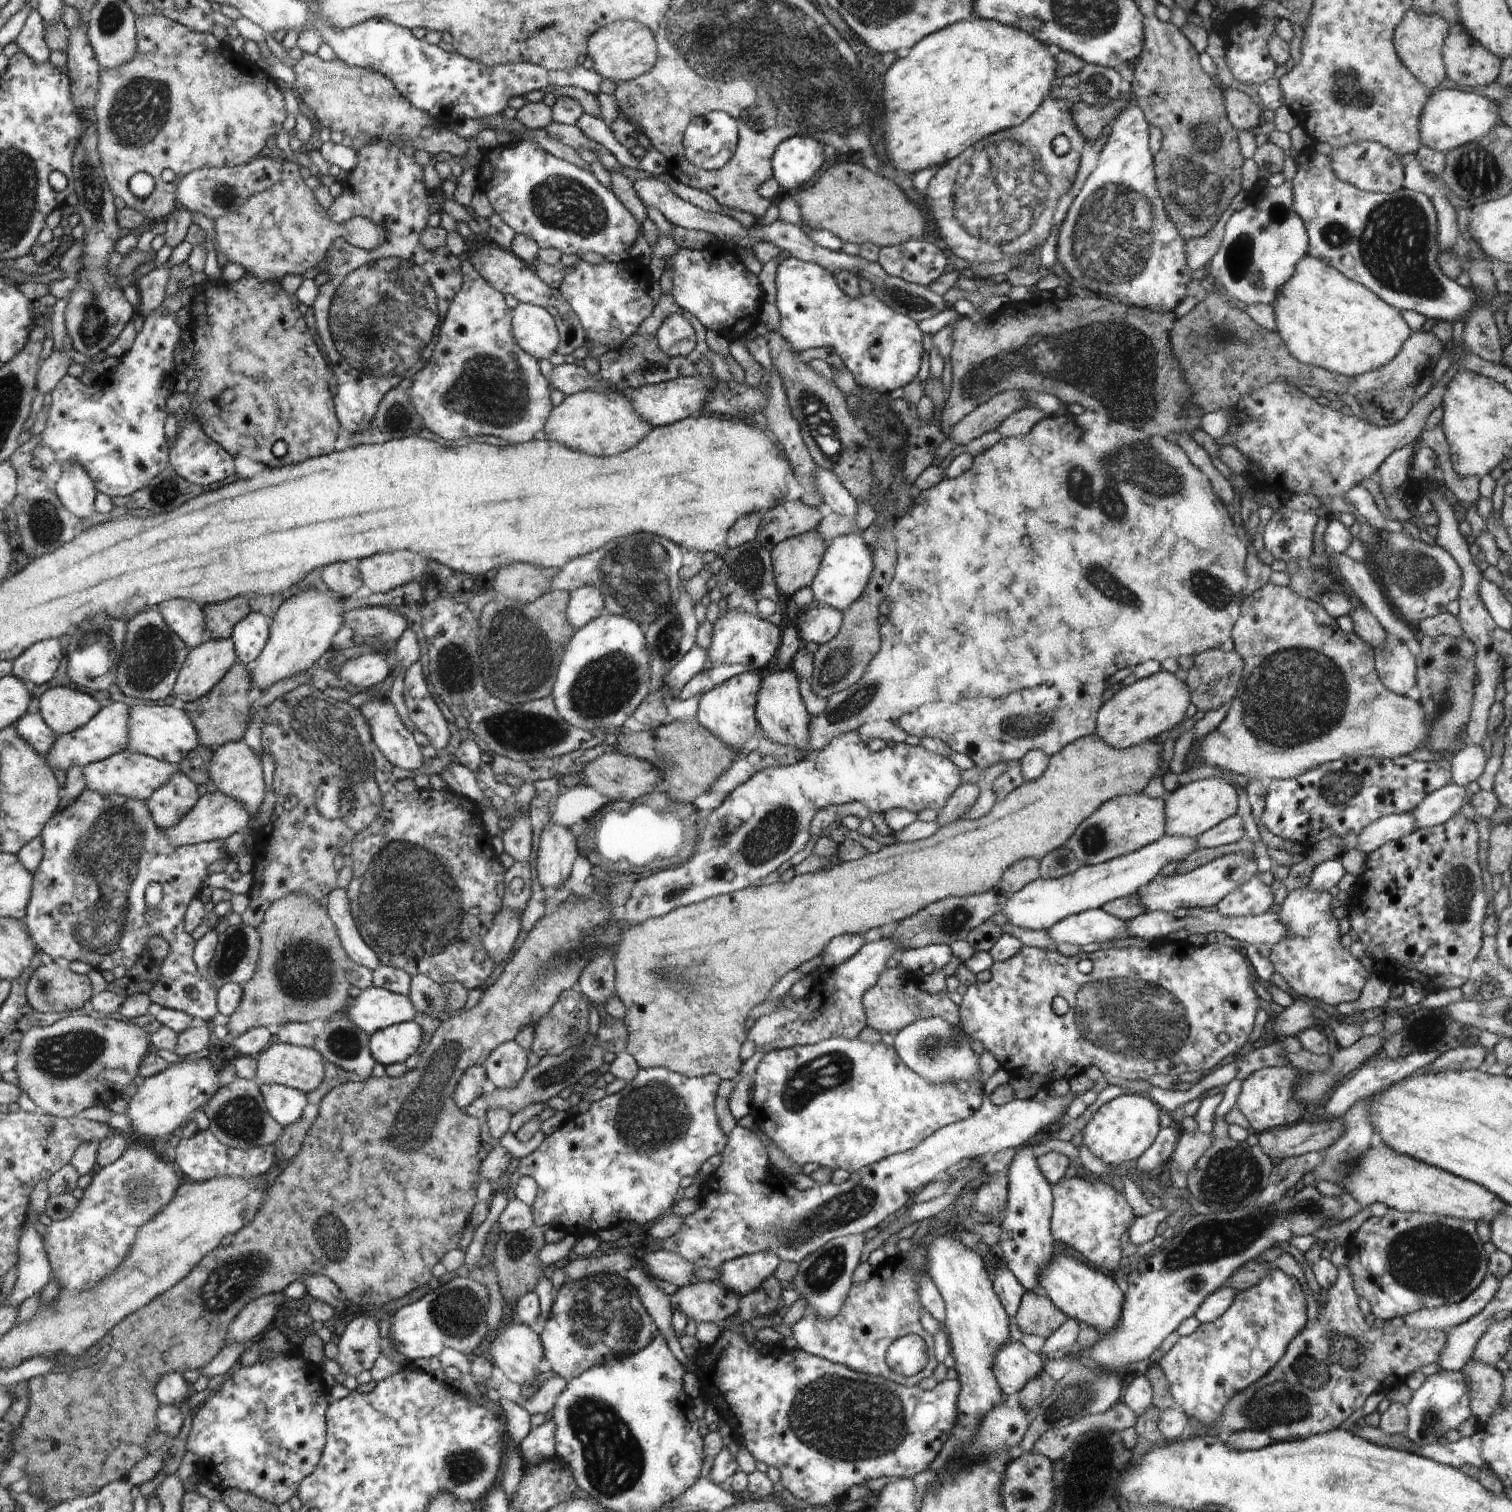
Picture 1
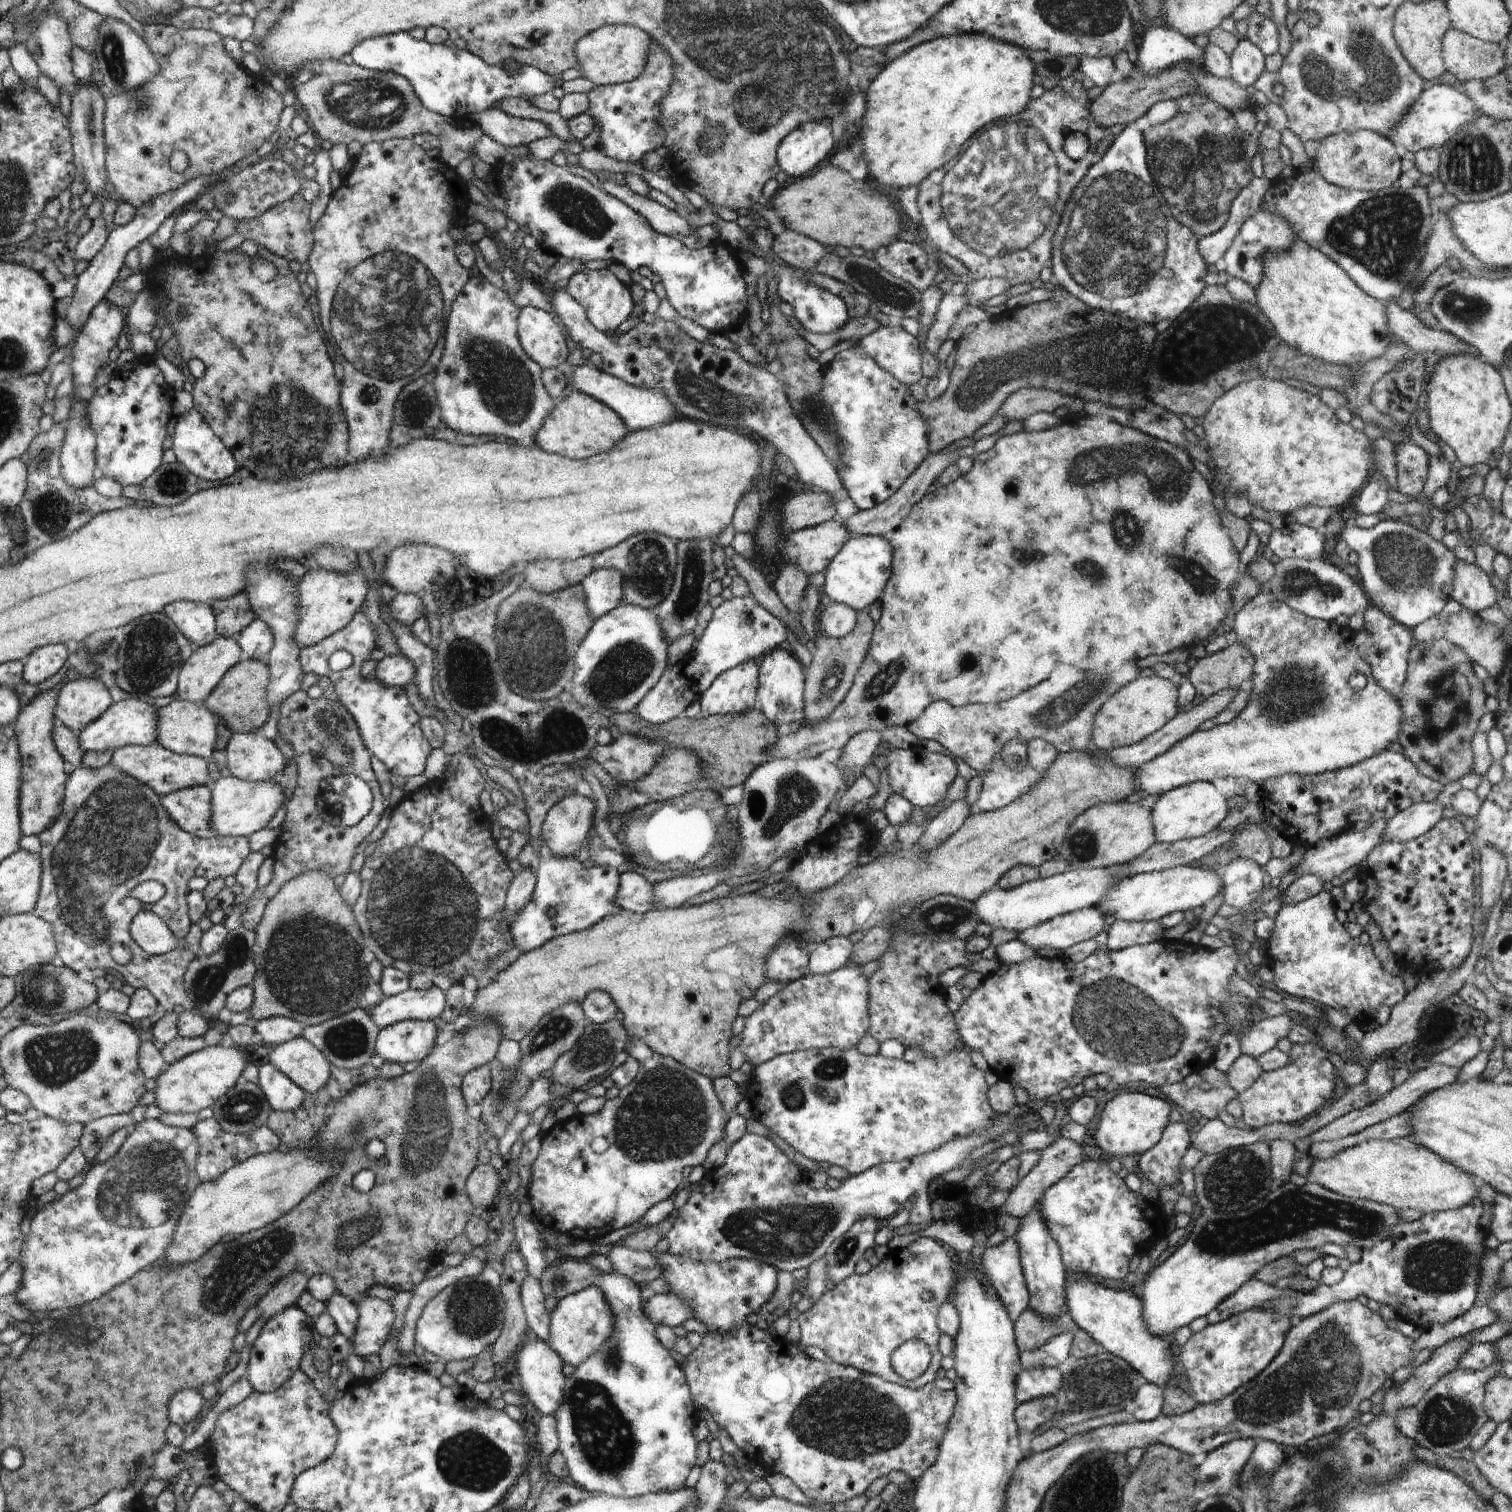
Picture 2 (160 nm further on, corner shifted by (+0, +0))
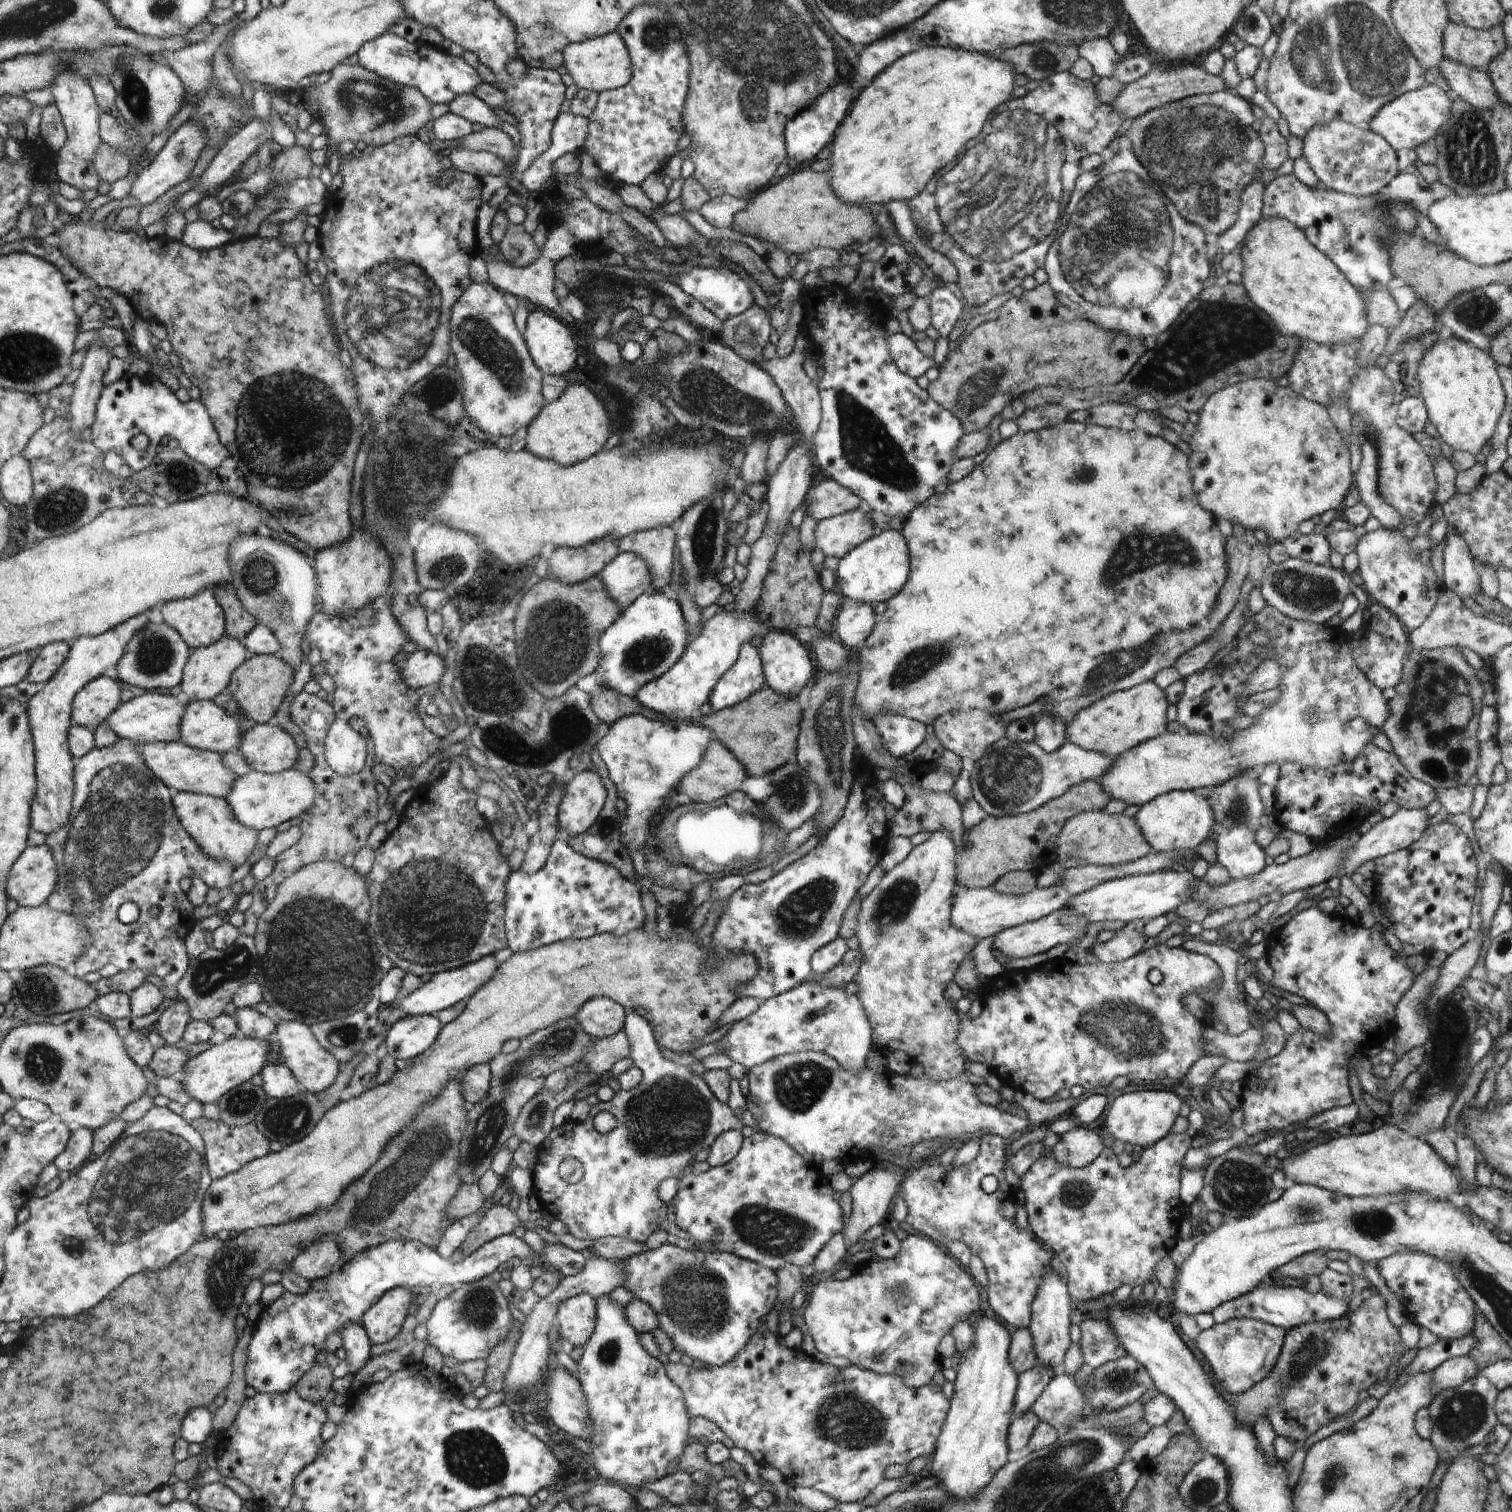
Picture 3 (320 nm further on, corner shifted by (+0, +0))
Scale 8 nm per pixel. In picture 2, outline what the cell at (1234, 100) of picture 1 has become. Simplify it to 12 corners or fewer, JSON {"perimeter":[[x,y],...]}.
{"perimeter":[[1199,66],[1115,79],[1091,102],[1109,129],[1157,102],[1206,94],[1230,114],[1254,107],[1246,88]]}

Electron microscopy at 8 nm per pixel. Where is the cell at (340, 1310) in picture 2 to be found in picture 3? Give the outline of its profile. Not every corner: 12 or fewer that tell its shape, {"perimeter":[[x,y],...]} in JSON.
{"perimeter":[[361,1323],[342,1328],[350,1373],[371,1358],[371,1344]]}

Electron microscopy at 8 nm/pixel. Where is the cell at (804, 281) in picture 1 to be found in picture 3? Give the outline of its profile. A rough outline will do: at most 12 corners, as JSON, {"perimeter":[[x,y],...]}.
{"perimeter":[[903,333],[890,336],[890,358],[915,379],[936,364]]}

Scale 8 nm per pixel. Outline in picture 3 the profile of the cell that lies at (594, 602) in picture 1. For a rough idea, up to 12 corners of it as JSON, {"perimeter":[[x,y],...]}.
{"perimeter":[[619,553],[598,572],[622,611],[652,582],[648,564]]}

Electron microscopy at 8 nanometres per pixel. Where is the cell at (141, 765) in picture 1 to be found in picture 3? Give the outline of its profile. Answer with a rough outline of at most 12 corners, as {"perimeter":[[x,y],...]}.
{"perimeter":[[182,741],[139,747],[176,792],[224,799],[236,775],[220,753]]}

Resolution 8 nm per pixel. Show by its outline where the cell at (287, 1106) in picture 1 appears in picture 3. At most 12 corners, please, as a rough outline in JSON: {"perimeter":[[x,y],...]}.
{"perimeter":[[280,1064],[264,1066],[262,1088],[267,1097],[299,1095],[299,1080]]}

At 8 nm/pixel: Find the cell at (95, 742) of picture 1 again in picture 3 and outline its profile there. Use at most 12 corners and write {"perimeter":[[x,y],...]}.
{"perimeter":[[150,691],[108,718],[120,740],[181,741],[186,704]]}

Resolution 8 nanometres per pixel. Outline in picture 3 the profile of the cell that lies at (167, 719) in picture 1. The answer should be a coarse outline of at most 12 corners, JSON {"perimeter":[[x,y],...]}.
{"perimeter":[[190,701],[183,744],[239,750],[240,720],[212,701]]}

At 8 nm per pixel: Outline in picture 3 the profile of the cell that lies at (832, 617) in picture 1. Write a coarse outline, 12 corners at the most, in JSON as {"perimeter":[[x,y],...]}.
{"perimeter":[[843,597],[833,637],[849,650],[866,641],[877,618],[871,604]]}

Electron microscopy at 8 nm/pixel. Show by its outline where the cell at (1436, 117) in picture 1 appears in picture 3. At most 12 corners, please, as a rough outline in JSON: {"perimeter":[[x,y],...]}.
{"perimeter":[[1428,84],[1388,102],[1367,126],[1394,151],[1449,122],[1452,96]]}

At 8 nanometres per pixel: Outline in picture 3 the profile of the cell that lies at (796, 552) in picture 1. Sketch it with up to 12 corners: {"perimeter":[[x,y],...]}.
{"perimeter":[[856,509],[820,520],[814,546],[842,559],[878,532]]}

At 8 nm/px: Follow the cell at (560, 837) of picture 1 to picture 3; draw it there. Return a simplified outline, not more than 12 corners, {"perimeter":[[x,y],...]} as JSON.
{"perimeter":[[583,767],[564,788],[559,836],[586,832],[604,810],[600,776]]}

